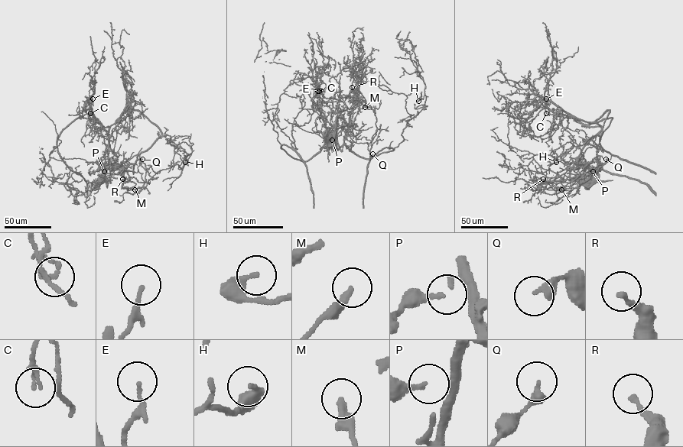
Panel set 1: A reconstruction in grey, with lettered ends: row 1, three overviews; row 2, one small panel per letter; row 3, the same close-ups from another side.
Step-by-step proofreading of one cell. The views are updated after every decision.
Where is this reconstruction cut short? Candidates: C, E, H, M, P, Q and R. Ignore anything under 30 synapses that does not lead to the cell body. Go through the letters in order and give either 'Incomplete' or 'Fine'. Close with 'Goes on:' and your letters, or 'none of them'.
C: Fine
E: Fine
H: Fine
M: Fine
P: Fine
Q: Fine
R: Fine
Goes on: none of them

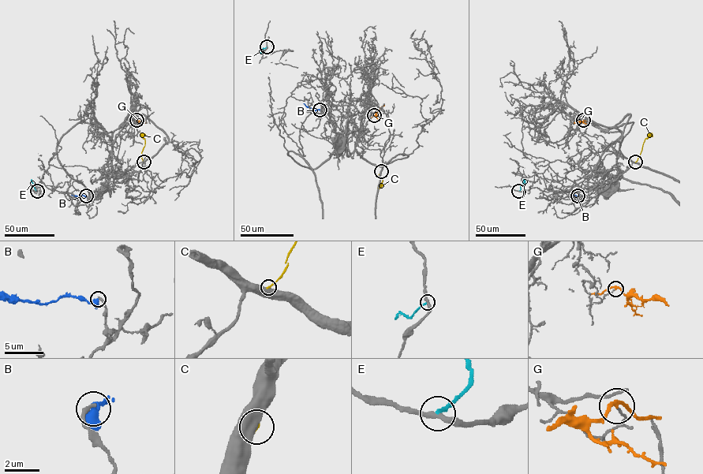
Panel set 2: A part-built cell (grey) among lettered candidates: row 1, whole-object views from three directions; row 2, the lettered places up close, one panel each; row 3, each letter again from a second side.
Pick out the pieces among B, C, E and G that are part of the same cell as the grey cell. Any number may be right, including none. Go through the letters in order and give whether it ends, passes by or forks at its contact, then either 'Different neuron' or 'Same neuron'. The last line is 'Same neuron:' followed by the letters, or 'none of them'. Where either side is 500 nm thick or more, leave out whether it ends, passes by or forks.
B: It passes by. Different neuron
C: Different neuron
E: It ends there. Different neuron
G: It passes by. Different neuron
Same neuron: none of them

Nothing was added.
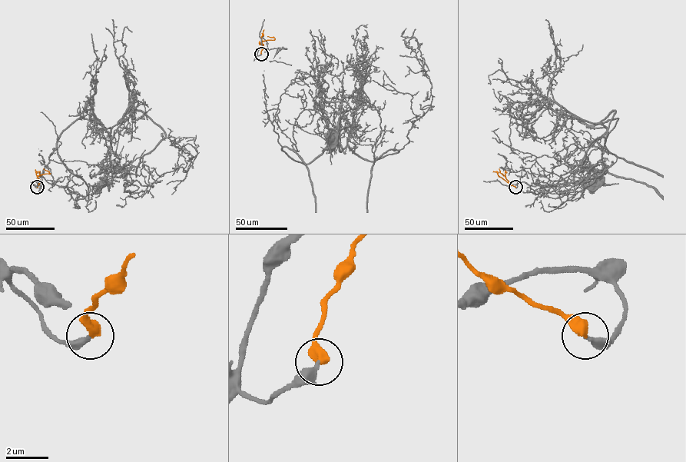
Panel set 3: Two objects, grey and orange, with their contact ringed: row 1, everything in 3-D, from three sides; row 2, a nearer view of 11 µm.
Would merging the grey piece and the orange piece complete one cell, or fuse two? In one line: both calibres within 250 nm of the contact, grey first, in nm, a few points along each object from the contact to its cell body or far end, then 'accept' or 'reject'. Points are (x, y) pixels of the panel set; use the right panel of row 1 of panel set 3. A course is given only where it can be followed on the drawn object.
340 nm thick on the grey side, 550 nm on the other; grey runs (515, 187), (558, 180), (602, 148), (618, 118), (594, 127), (606, 131), (574, 174), (575, 183), (594, 185); orange runs (515, 187), (499, 168); accept

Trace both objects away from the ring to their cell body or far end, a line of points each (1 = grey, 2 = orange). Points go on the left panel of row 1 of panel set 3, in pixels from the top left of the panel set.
1: (37, 187), (30, 182), (40, 188), (59, 135), (81, 118), (111, 129), (112, 180), (102, 185)
2: (37, 187), (40, 179), (37, 176), (50, 173), (43, 168)

